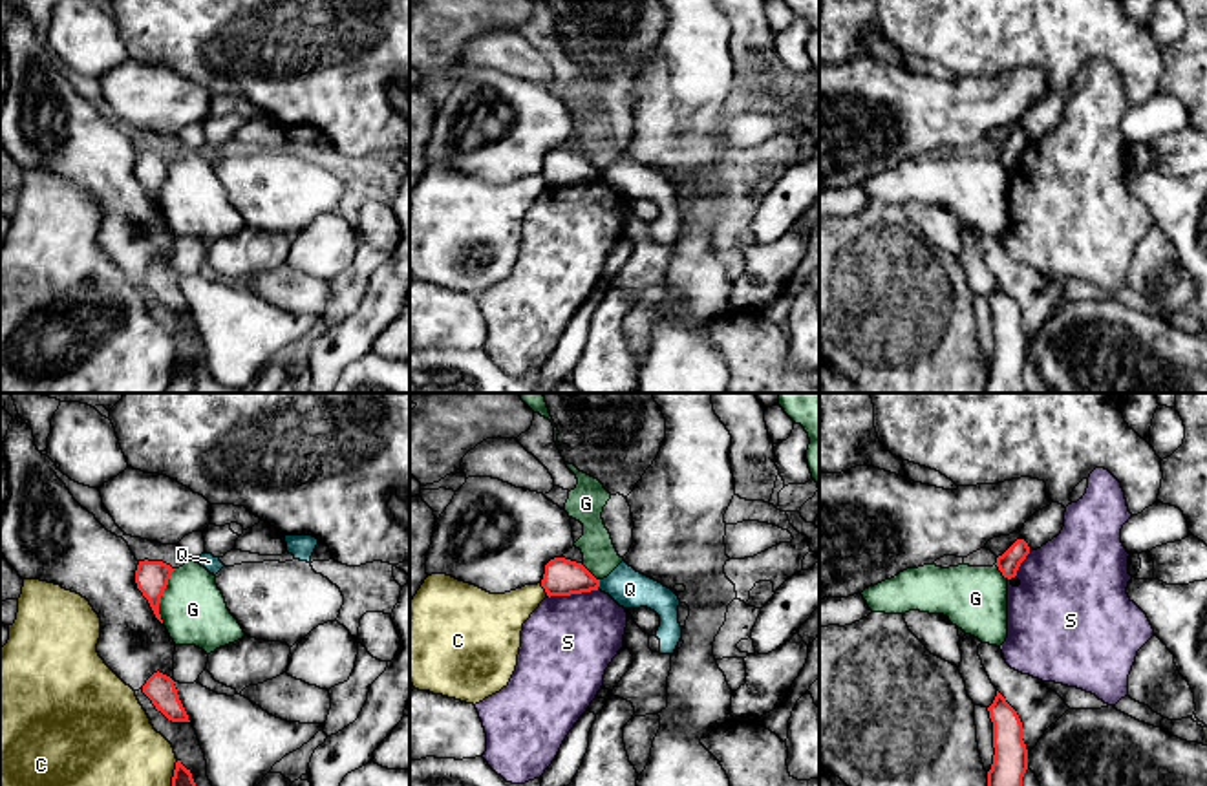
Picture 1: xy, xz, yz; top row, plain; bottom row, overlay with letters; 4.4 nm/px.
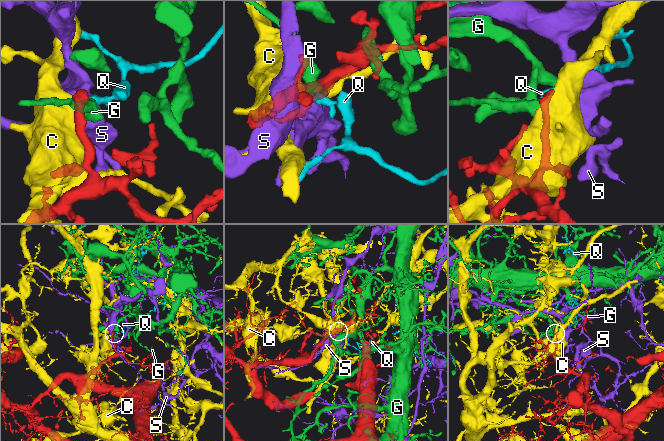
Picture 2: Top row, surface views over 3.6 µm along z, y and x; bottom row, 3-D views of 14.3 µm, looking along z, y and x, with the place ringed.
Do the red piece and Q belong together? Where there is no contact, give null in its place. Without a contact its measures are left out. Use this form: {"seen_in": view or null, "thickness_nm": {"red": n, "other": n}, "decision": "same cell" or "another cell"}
{"seen_in": "xz", "thickness_nm": {"red": 160, "other": 170}, "decision": "another cell"}

